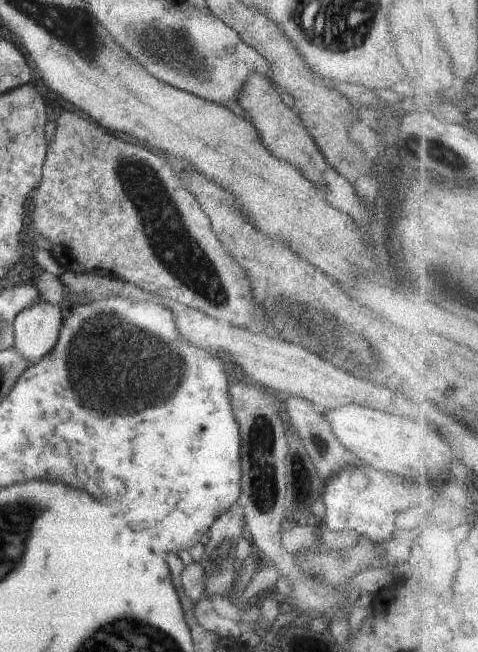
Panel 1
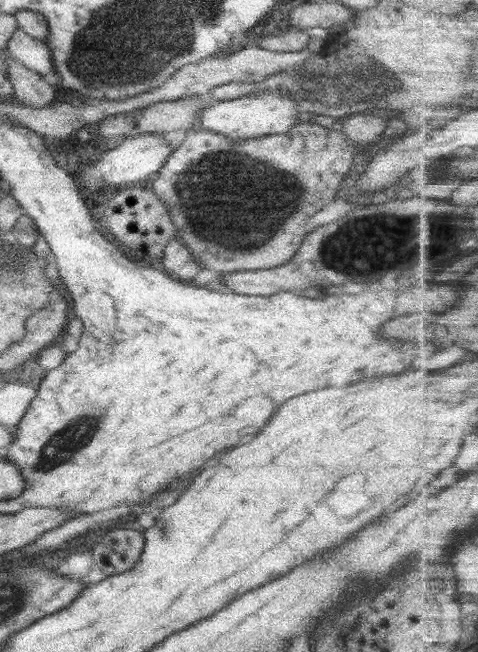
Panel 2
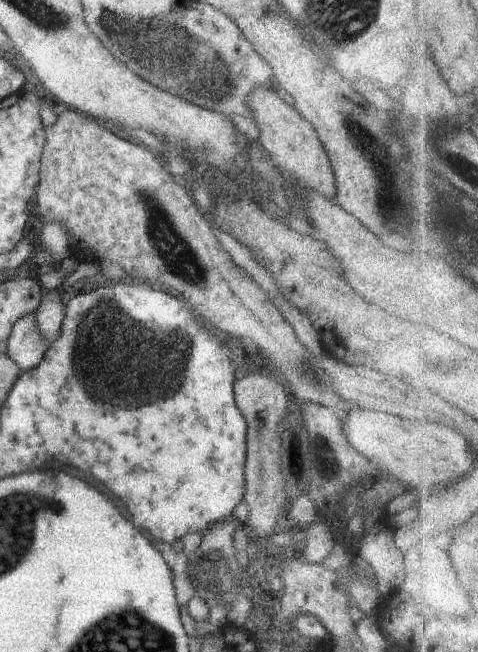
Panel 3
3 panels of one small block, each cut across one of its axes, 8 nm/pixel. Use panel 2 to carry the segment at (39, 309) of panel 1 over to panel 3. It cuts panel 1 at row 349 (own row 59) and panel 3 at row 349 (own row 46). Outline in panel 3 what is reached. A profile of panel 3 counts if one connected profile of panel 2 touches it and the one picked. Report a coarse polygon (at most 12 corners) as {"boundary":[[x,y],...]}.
{"boundary":[[30,313],[14,324],[6,353],[22,371],[50,345]]}

